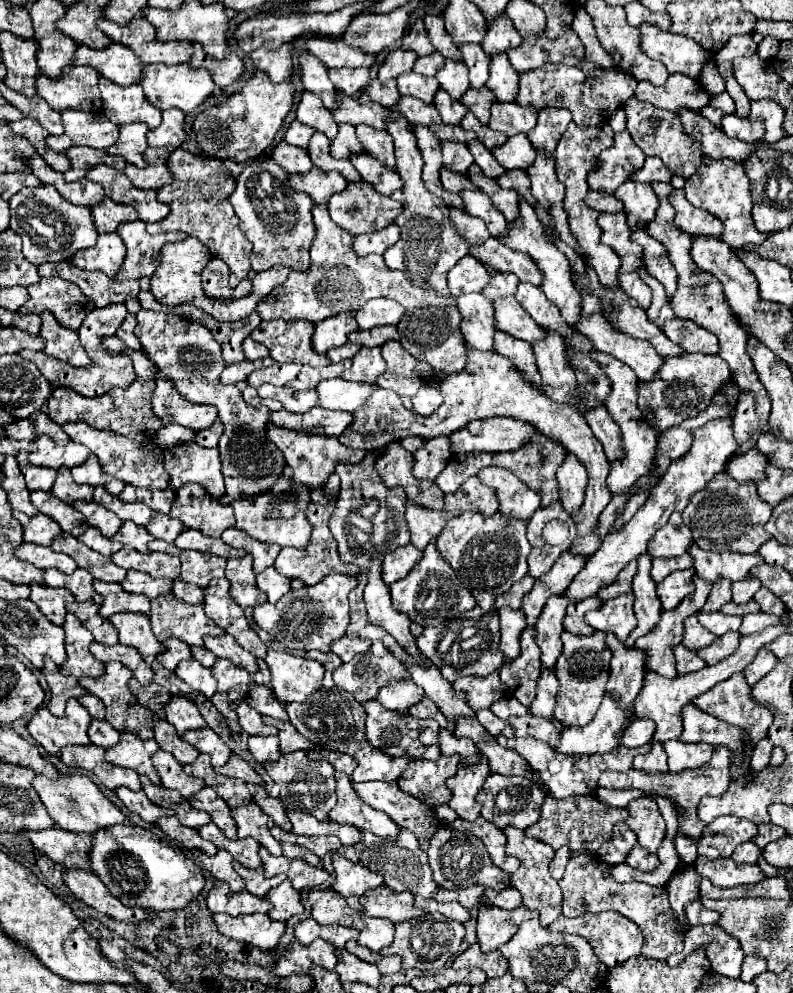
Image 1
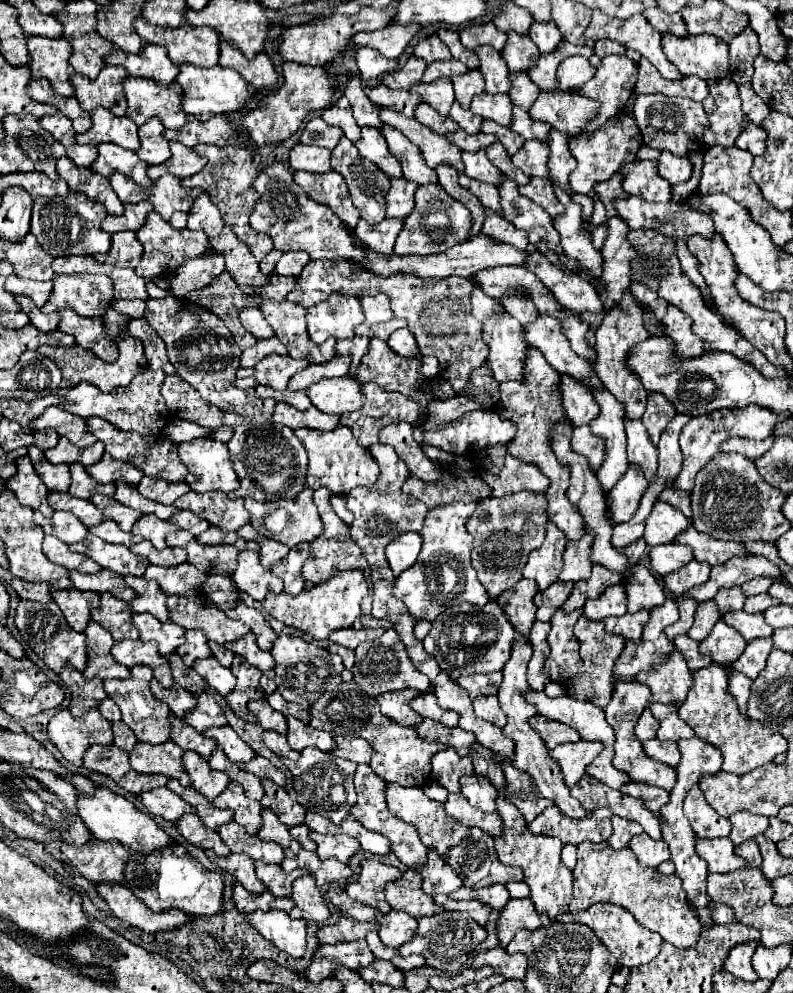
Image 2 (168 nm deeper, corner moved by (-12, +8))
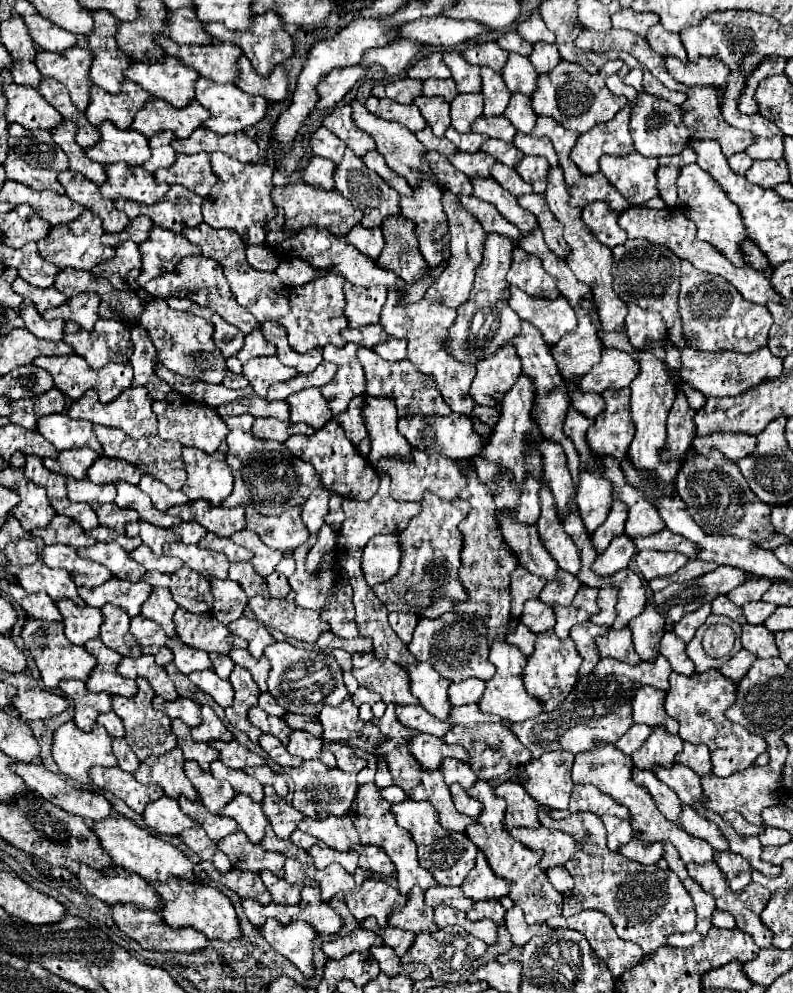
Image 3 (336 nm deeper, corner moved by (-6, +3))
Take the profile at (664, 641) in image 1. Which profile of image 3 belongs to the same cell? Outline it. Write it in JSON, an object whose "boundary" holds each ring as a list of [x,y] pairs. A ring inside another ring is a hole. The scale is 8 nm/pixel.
{"boundary":[[[650,687],[638,689],[632,701],[634,723],[644,723],[648,727],[662,725],[668,733],[678,735],[678,723],[670,719],[664,711],[664,697],[666,693],[658,693],[656,689],[650,689]]]}

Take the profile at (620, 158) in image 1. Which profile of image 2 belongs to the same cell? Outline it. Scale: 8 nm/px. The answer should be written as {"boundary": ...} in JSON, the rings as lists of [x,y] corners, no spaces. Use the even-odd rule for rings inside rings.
{"boundary":[[[616,172],[616,176],[612,176],[610,180],[596,184],[596,192],[598,192],[600,200],[604,202],[604,206],[608,208],[608,218],[616,216],[616,212],[612,212],[612,200],[618,196],[626,196],[626,192],[622,188],[622,180],[624,180],[624,176],[620,172]]]}

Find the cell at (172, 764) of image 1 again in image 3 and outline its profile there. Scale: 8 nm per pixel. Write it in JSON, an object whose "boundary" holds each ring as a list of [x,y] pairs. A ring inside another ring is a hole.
{"boundary":[[[186,761],[184,771],[186,771],[186,777],[192,781],[194,789],[198,791],[200,801],[212,813],[218,813],[222,807],[226,807],[236,797],[236,791],[232,789],[232,785],[228,781],[214,779],[208,771],[194,765],[194,761]]]}

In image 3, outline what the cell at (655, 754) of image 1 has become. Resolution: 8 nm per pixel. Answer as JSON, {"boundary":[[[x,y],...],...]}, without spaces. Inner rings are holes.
{"boundary":[[[634,769],[634,781],[642,787],[646,787],[650,791],[650,795],[654,797],[658,809],[662,811],[662,815],[666,815],[666,819],[670,819],[674,825],[680,827],[680,813],[682,813],[682,803],[678,801],[678,795],[672,793],[672,789],[666,789],[666,785],[662,785],[654,773],[646,773],[646,771],[638,771]]]}

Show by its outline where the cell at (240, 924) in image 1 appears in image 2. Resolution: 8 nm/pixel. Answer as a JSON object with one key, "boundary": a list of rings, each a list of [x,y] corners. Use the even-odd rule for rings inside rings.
{"boundary":[[[284,910],[250,912],[246,920],[276,948],[284,950],[292,958],[300,958],[306,948],[306,920],[294,920]]]}

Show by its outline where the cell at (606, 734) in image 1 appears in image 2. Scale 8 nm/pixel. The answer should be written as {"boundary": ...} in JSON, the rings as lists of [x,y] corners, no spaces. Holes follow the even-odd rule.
{"boundary":[[[578,740],[578,742],[566,742],[556,746],[550,756],[558,760],[564,782],[572,788],[574,784],[580,782],[580,778],[586,774],[586,766],[604,750],[604,744],[600,742],[588,742],[588,740]]]}

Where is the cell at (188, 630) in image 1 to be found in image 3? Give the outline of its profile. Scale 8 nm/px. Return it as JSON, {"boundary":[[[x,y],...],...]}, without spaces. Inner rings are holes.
{"boundary":[[[178,609],[174,613],[178,639],[194,649],[202,649],[206,653],[224,653],[228,655],[232,649],[246,649],[248,643],[242,637],[230,633],[226,625],[222,625],[212,613],[194,615],[186,609]]]}

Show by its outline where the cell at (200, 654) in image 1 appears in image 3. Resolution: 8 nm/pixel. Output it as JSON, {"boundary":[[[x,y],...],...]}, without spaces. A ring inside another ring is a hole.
{"boundary":[[[210,653],[210,659],[212,659],[212,667],[216,675],[222,679],[228,679],[234,669],[234,661],[228,655],[220,655],[220,653]]]}

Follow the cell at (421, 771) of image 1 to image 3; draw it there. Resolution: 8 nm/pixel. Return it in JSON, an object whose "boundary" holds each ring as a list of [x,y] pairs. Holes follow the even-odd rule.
{"boundary":[[[446,759],[442,761],[440,765],[440,771],[446,779],[446,785],[452,785],[452,783],[458,783],[462,785],[464,789],[472,787],[476,783],[478,777],[474,777],[474,771],[470,769],[470,765],[462,763],[462,761],[454,761],[454,759]]]}

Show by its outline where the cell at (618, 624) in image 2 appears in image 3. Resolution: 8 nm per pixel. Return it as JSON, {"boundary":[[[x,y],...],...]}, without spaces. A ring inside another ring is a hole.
{"boundary":[[[610,629],[604,637],[596,637],[596,647],[598,647],[598,657],[600,659],[618,659],[630,665],[638,665],[640,657],[632,649],[632,637],[630,629]]]}

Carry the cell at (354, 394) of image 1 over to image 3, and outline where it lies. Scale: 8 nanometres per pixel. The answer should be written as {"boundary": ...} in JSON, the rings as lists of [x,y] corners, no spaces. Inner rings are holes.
{"boundary":[[[302,389],[292,393],[286,403],[290,405],[292,423],[306,423],[314,429],[322,429],[322,425],[332,417],[328,401],[322,397],[320,389]]]}

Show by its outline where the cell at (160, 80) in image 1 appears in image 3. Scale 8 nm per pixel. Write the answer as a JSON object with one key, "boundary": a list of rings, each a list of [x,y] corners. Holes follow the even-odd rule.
{"boundary":[[[200,77],[198,85],[196,85],[196,101],[202,103],[212,115],[210,121],[206,121],[204,127],[208,127],[210,131],[214,131],[218,135],[244,131],[244,129],[256,125],[260,119],[264,119],[266,109],[268,109],[268,101],[266,99],[262,99],[258,95],[244,93],[236,85],[220,85],[220,83],[214,83],[214,81],[206,81],[204,77]]]}

